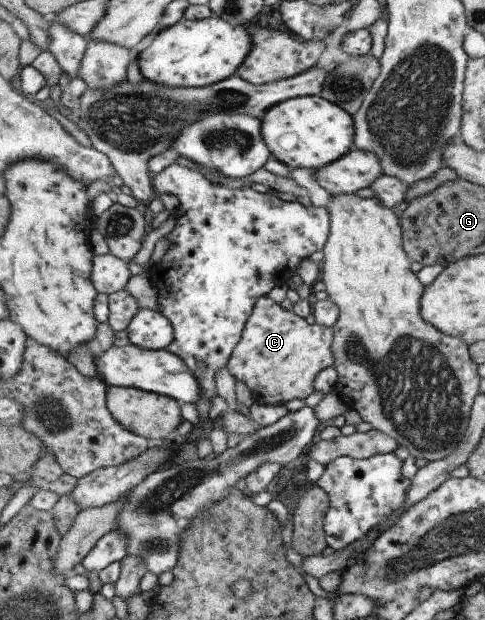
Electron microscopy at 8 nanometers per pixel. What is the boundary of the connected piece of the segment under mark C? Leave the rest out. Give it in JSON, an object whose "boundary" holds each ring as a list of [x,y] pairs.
{"boundary":[[[287,285],[276,286],[268,296],[256,300],[252,316],[248,318],[240,342],[230,354],[227,368],[236,380],[246,384],[256,403],[270,406],[284,405],[294,399],[308,398],[316,388],[316,376],[328,367],[334,367],[332,352],[333,328],[308,324],[283,305]]]}

